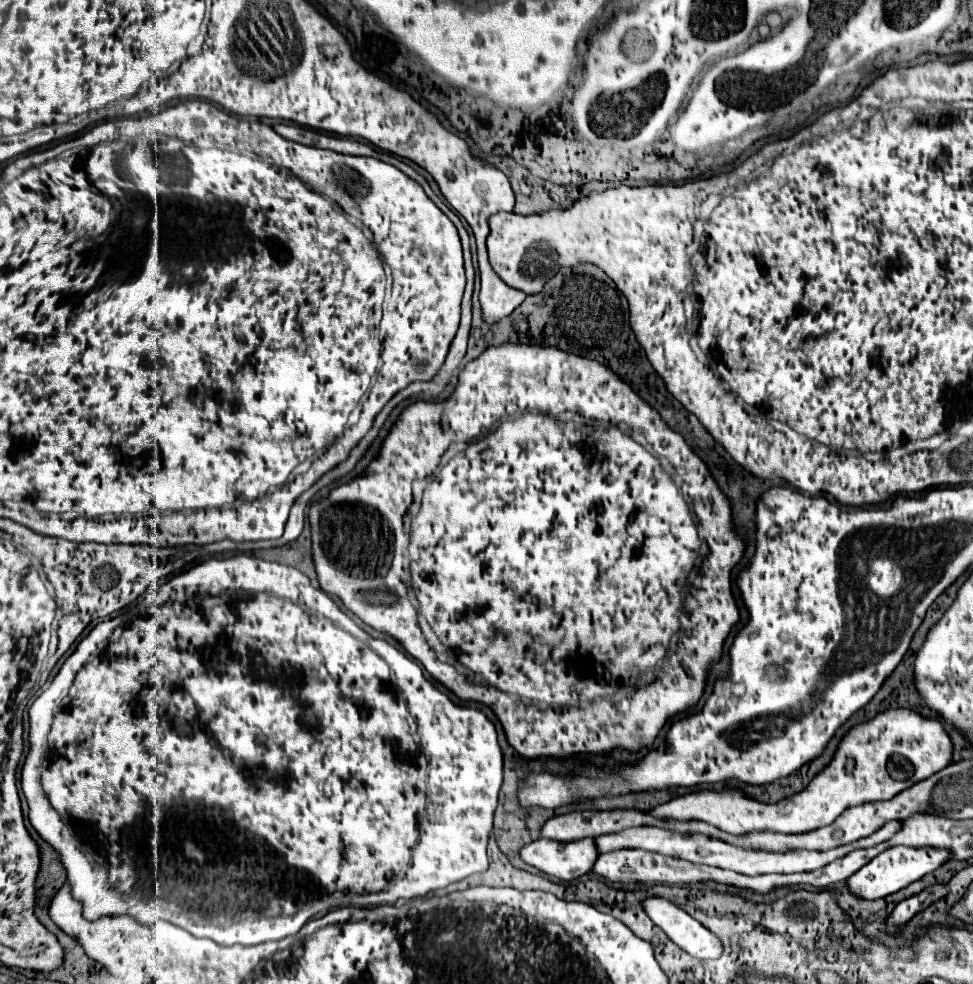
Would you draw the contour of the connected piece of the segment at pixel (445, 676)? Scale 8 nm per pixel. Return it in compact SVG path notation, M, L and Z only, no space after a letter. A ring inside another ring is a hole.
M503 344L501 348L487 348L479 358L475 358L473 362L469 362L463 368L463 372L459 374L459 384L449 400L433 402L433 404L415 402L409 408L405 408L403 414L399 416L399 420L395 422L395 426L389 430L387 438L383 440L379 456L369 464L367 474L355 478L353 482L349 482L345 486L335 488L329 494L329 498L315 502L309 510L309 520L311 520L311 538L313 538L313 560L315 560L317 578L319 578L321 588L327 594L339 596L343 600L343 604L353 614L357 614L365 624L369 624L371 628L375 628L379 632L387 632L389 636L397 638L403 644L403 648L413 658L417 658L431 676L435 676L439 682L443 682L459 698L475 700L475 702L489 706L497 714L497 718L501 720L509 744L525 758L539 758L539 756L563 758L563 756L571 756L571 754L611 752L615 746L623 746L627 750L639 750L641 746L651 746L669 716L687 710L689 706L693 706L701 698L703 684L705 684L705 668L709 666L709 662L717 662L721 658L723 642L725 642L731 626L739 620L739 610L737 610L737 604L731 594L731 568L741 560L743 542L733 532L729 502L723 498L719 486L715 486L713 476L709 474L703 460L687 446L687 442L679 434L675 434L673 430L669 430L665 426L665 422L659 418L659 414L649 404L645 404L631 390L629 384L621 382L603 364L599 364L595 360L585 360L581 356L569 356L567 352L557 352L555 348L547 348L547 346ZM561 412L573 412L583 418L603 420L603 424L609 424L609 428L595 430L591 426L593 422L573 422L573 420L559 422L559 420L555 420L555 416L559 416ZM621 424L627 426L627 432L619 430ZM629 432L643 434L647 444L653 448L653 454L663 460L669 460L669 464L681 476L681 480L683 480L681 490L685 496L692 498L699 536L709 548L707 556L701 562L699 582L691 584L693 592L685 598L685 606L683 606L681 594L685 592L685 586L687 586L687 574L699 556L701 540L697 536L697 528L693 528L693 516L689 514L687 500L683 498L679 488L673 484L669 474L661 468L661 462L655 456L651 456L647 450L643 450L637 442L633 442ZM455 442L467 442L469 446L465 450L461 450L457 456L453 456L449 460L449 464L439 468L443 454ZM433 474L435 474L435 478L423 494L421 510L413 518L411 544L409 544L409 532L407 532L403 518L405 518L409 506L413 504L411 484L415 480L421 480L421 478L427 478ZM409 546L411 546L411 560L413 560L413 592L419 600L419 614L423 614L429 620L433 632L445 644L445 648L457 654L457 662L463 664L465 668L469 668L473 674L479 674L487 684L473 684L471 680L465 680L465 676L459 676L455 670L451 670L449 664L439 662L435 658L435 654L431 652L431 648L419 628L417 610L407 610L407 586L405 586L403 574L409 572L409 564L411 564L409 562ZM703 628L717 628L717 640L709 640L709 636L707 636L707 632L703 632ZM663 646L667 646L667 654L669 654L665 658L663 658L663 654L665 654ZM639 672L651 672L651 674L647 676L647 680L639 680L639 682L629 684L629 676L637 678ZM601 684L625 684L625 688L603 688ZM607 690L613 690L615 694L609 698L603 698L603 694Z

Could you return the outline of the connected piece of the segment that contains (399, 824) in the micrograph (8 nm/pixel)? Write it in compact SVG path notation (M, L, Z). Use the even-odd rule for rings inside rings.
M242 553L242 554L236 554L236 555L234 555L234 556L231 556L231 558L209 558L209 560L205 560L205 562L201 562L201 564L197 564L197 566L193 566L193 568L189 568L189 570L185 570L185 572L181 572L181 574L179 574L179 576L175 576L175 578L171 578L171 580L169 580L169 582L165 582L165 584L159 584L159 586L157 586L157 588L155 588L155 590L151 590L151 588L149 588L149 590L147 590L147 592L145 592L145 594L143 594L143 596L139 596L139 598L137 598L137 600L135 600L135 602L133 602L133 604L129 604L129 606L127 606L127 608L125 608L125 610L123 610L123 612L119 612L119 614L117 614L117 616L115 616L115 618L111 618L111 620L103 620L103 622L99 622L99 624L97 624L97 626L95 626L95 628L93 628L93 630L91 630L91 632L89 632L89 634L87 634L87 636L85 636L85 638L83 638L83 640L81 640L81 642L79 642L79 644L77 644L77 648L75 648L75 652L73 652L73 654L71 654L71 656L69 656L69 658L67 658L67 660L65 660L65 664L63 664L63 666L61 666L61 670L59 670L59 674L57 674L57 676L55 676L55 680L53 680L53 684L51 684L51 686L49 686L49 688L47 688L47 690L45 690L45 694L41 694L41 696L39 696L39 698L37 698L37 700L35 700L35 702L33 702L33 706L31 706L31 708L29 708L29 722L31 722L31 732L29 732L29 742L31 742L31 750L29 750L29 754L27 754L27 760L25 760L25 764L23 764L23 772L21 772L21 788L23 788L23 794L25 794L25 798L27 798L27 804L29 804L29 820L31 820L31 824L33 824L33 828L35 828L35 830L37 830L37 832L39 832L39 834L41 834L41 836L43 836L43 840L47 840L47 842L49 842L49 844L51 844L51 846L53 846L53 848L55 848L55 850L57 850L57 852L59 852L59 854L61 854L61 862L63 862L63 866L65 866L65 870L73 870L73 872L67 872L67 878L69 878L69 884L71 884L71 874L73 874L73 878L85 878L85 880L87 880L87 886L89 886L89 884L95 884L95 878L97 878L97 880L101 880L101 878L103 878L103 876L109 876L109 888L117 888L117 892L137 892L137 888L153 888L153 892L169 892L169 896L165 896L165 900L153 900L153 904L149 904L149 906L153 906L153 922L157 922L157 920L167 920L167 922L171 922L171 924L175 924L175 926L181 926L181 928L183 928L183 930L187 930L187 932L191 932L191 934L193 934L193 936L197 936L197 938L211 938L211 940L215 940L215 942L219 942L219 944L241 944L241 946L255 946L255 944L261 944L261 942L269 942L269 940L283 940L283 938L287 938L287 936L293 936L293 934L297 934L297 932L299 932L299 930L301 930L301 926L303 926L303 924L305 924L305 922L307 922L307 920L309 920L309 918L311 918L311 916L313 916L313 914L317 914L317 912L327 912L327 910L331 910L331 908L343 908L343 906L355 906L355 908L369 908L369 906L379 906L379 904L395 904L395 903L396 903L396 901L397 901L397 900L401 900L401 898L403 898L403 900L411 900L411 898L419 898L419 897L420 897L420 896L425 896L425 894L429 894L429 892L433 892L433 890L439 890L439 888L445 888L445 886L449 886L449 884L453 884L453 882L459 882L459 880L463 880L463 878L467 878L467 876L471 876L471 874L477 874L477 872L485 872L485 870L487 870L487 866L489 866L489 862L487 862L487 840L489 840L489 834L491 834L491 828L493 828L493 812L495 812L495 806L497 806L497 805L498 805L498 796L499 796L499 788L501 788L501 782L503 782L503 754L501 754L501 748L499 748L499 742L497 742L497 730L495 730L495 724L493 724L493 722L491 722L491 720L489 720L489 718L487 718L487 716L485 716L485 714L483 714L483 712L481 712L481 710L477 710L477 708L469 708L469 706L457 706L457 704L453 704L453 702L451 702L451 700L449 700L449 696L447 696L447 694L445 694L445 692L441 692L441 690L439 690L439 688L437 688L437 686L435 686L435 684L433 684L433 682L431 682L431 680L427 680L427 678L425 678L425 676L423 676L423 670L421 670L421 668L419 668L419 666L415 666L415 662L413 662L413 660L409 660L409 658L407 658L407 656L405 656L405 654L403 654L403 652L401 652L401 650L397 650L397 648L393 648L393 646L389 646L389 644L387 644L387 642L381 642L381 640L375 640L375 638L371 638L371 636L369 636L369 634L367 634L367 632L363 632L363 630L361 630L361 628L359 628L359 626L353 626L353 624L355 624L355 622L353 622L353 620L351 620L351 618L349 618L349 616L347 616L347 614L345 614L345 612L341 612L341 610L339 610L339 606L337 606L337 604L335 604L335 602L333 602L333 600L331 600L331 598L329 598L329 596L327 596L327 594L325 594L325 592L323 592L323 590L321 590L321 588L313 588L313 586L311 586L311 580L309 580L309 578L307 578L307 576L305 576L305 574L303 574L303 572L301 572L301 570L297 570L297 568L291 568L291 566L285 566L285 564L277 564L277 562L267 562L267 560L259 560L259 558L255 558L255 557L253 557L253 556L250 556L250 555L247 555L247 554L244 554L244 553ZM48 746L49 746L49 754L47 754L47 758L45 758L45 768L43 768L43 770L41 770L41 776L39 776L39 766L41 766L41 760L43 760L43 752L45 752L45 747L48 747ZM61 820L63 820L63 824L65 824L65 826L69 826L69 828L71 828L71 830L73 830L73 834L75 834L75 838L77 838L77 842L79 842L79 844L81 844L81 848L79 848L79 844L77 844L77 842L67 842L67 840L65 840L65 838L63 838L63 824L61 824ZM85 856L89 856L89 860L91 860L91 858L95 858L95 860L97 860L97 866L101 866L101 868L97 868L97 866L95 866L95 864L89 864L89 860L87 860L87 858L85 858Z

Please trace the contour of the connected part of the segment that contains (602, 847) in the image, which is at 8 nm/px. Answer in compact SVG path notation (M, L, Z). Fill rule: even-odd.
M885 824L885 828L881 828L881 832L875 832L873 836L867 836L865 840L857 840L853 844L845 844L845 848L833 848L829 852L787 852L787 854L767 854L767 852L747 852L741 850L737 846L725 844L721 840L713 840L707 836L683 836L683 834L675 834L663 828L629 828L629 832L619 832L617 836L601 836L595 840L597 852L599 854L607 854L607 852L615 852L615 850L645 850L645 852L655 852L655 854L663 854L669 858L681 858L693 864L707 864L707 866L715 866L715 868L723 868L723 870L733 870L737 874L745 874L745 876L761 876L761 874L795 874L795 872L813 872L819 870L831 862L835 862L837 858L847 856L853 850L861 850L861 848L871 848L877 846L879 842L885 842L889 838L893 838L899 830L899 824Z

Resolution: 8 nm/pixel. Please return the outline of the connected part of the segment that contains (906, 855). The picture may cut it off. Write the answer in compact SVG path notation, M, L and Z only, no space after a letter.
M895 846L895 848L881 852L877 858L873 858L861 870L857 870L847 880L847 888L853 896L857 896L861 900L879 900L879 898L885 898L885 896L901 890L901 888L907 888L909 884L917 882L925 874L937 870L947 858L949 858L949 852L945 852L945 850L929 850L929 848L915 850L915 848Z

